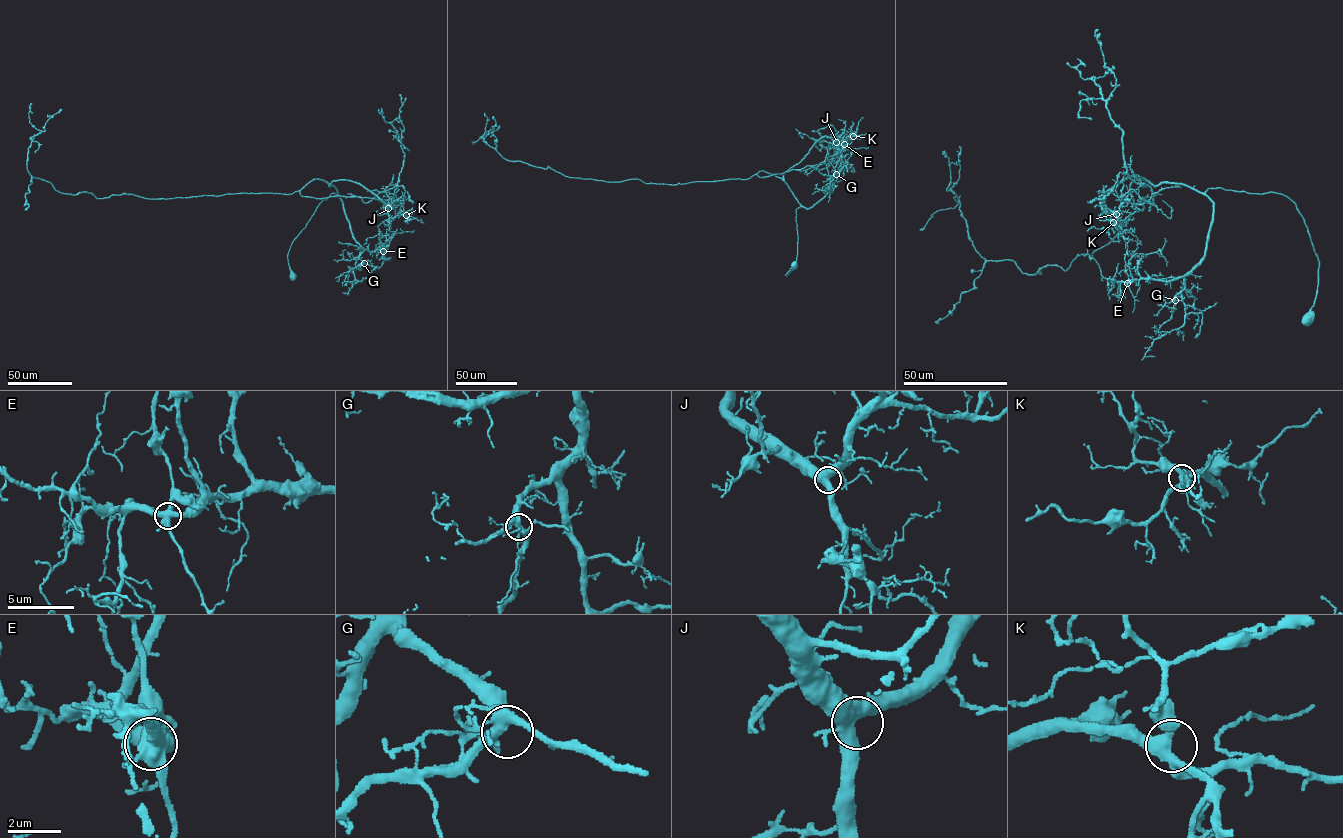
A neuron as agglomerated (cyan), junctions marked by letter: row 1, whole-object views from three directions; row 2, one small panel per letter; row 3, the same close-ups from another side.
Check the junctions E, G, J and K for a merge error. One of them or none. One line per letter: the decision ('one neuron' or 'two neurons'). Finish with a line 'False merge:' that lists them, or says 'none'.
E: two neurons
G: one neuron
J: one neuron
K: one neuron
False merge: E

